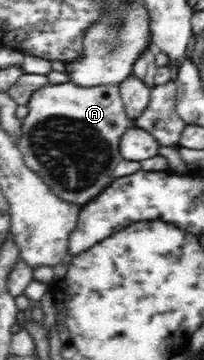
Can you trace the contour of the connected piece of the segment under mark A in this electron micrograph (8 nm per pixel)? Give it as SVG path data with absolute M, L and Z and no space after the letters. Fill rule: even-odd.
M71 81L59 84L49 83L34 90L26 106L28 114L21 119L22 129L16 138L16 146L22 152L27 169L37 173L55 197L82 206L91 199L95 199L112 184L115 180L113 172L124 160L119 151L121 137L134 126L126 115L119 87L112 84L77 86Z

